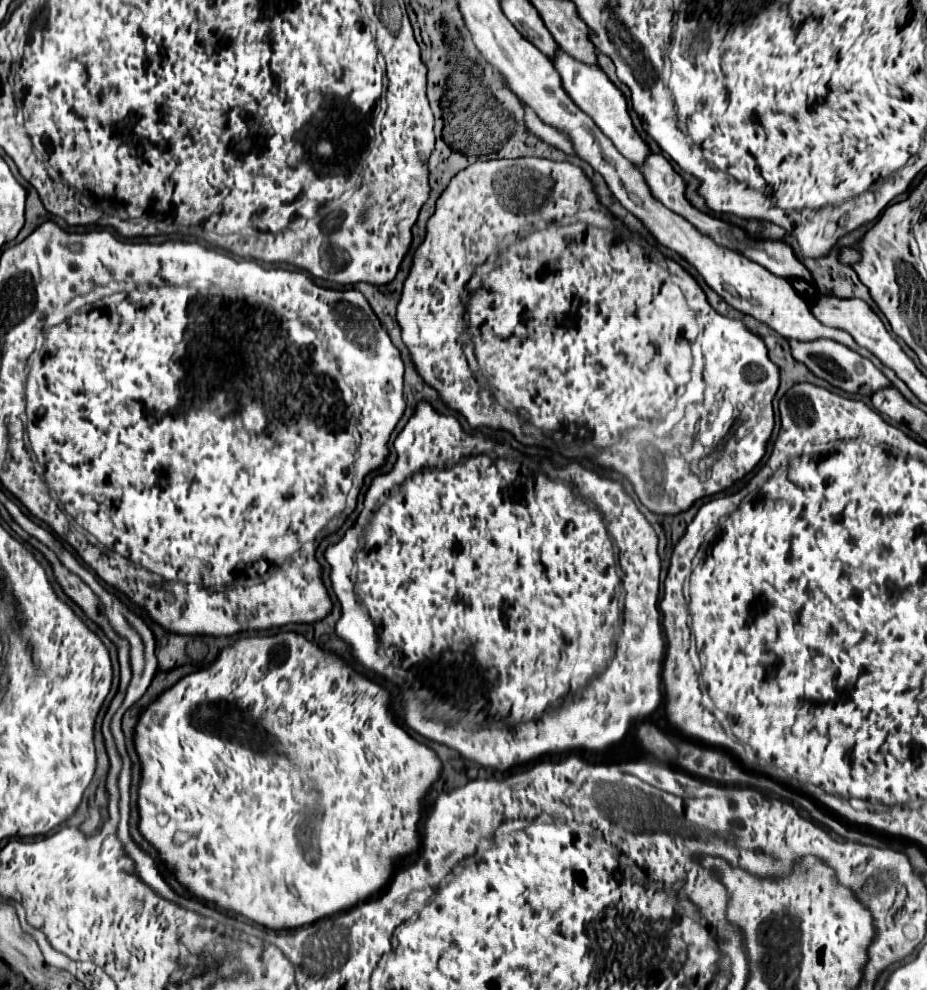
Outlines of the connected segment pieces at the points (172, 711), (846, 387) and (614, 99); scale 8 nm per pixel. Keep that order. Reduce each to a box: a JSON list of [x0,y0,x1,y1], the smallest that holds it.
[[134,632,442,930],[790,340,890,396],[554,50,650,166]]

